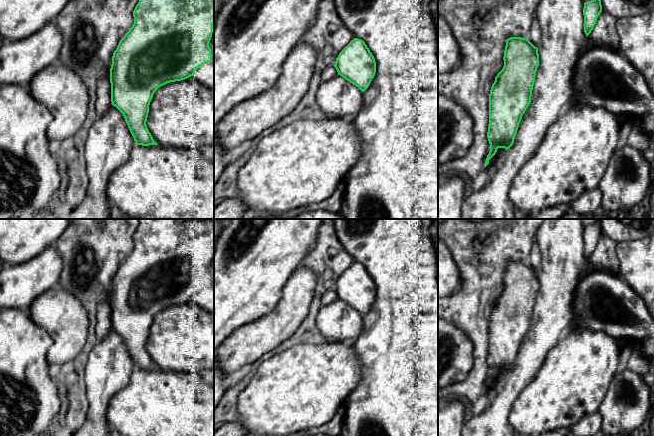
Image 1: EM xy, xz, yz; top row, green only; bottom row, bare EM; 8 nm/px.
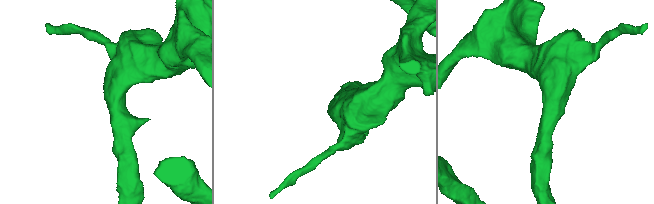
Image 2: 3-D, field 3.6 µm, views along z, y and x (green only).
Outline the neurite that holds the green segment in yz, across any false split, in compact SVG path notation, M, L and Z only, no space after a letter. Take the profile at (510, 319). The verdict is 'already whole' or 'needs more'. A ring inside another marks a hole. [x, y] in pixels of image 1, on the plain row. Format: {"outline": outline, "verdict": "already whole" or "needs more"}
{"outline": "M528 262L506 264L504 290L495 301L489 318L489 349L487 362L490 375L484 391L498 372L508 374L528 332L539 290L538 272Z", "verdict": "already whole"}

